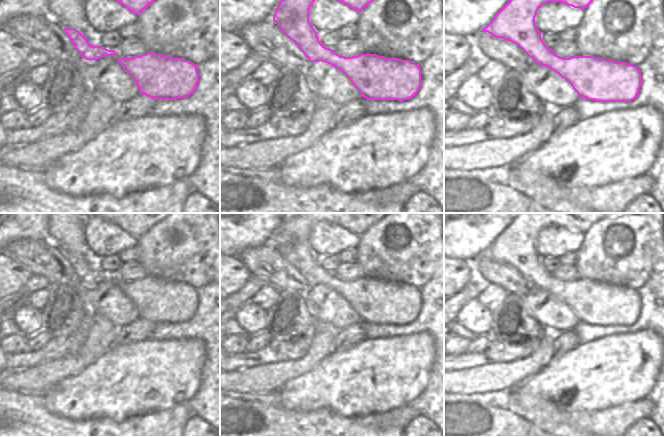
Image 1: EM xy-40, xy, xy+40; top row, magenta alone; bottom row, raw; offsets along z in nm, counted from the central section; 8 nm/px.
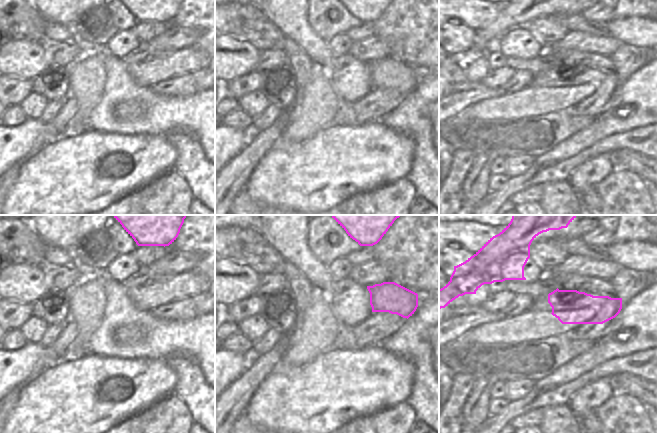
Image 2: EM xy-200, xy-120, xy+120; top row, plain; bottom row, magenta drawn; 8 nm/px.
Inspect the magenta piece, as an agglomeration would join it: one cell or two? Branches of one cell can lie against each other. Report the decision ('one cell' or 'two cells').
one cell

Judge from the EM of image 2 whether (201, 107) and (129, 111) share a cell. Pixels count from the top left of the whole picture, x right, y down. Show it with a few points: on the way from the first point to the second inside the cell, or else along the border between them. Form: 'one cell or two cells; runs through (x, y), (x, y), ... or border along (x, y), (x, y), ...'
one cell; runs through (183, 111), (147, 111)

